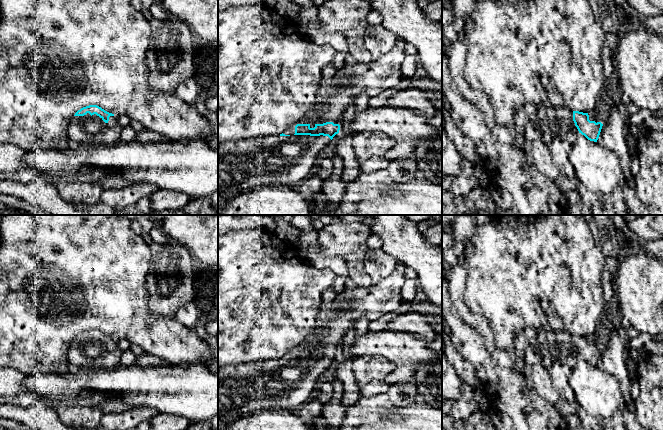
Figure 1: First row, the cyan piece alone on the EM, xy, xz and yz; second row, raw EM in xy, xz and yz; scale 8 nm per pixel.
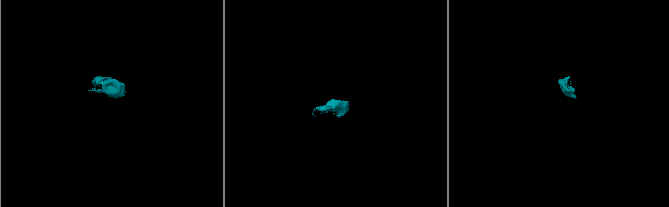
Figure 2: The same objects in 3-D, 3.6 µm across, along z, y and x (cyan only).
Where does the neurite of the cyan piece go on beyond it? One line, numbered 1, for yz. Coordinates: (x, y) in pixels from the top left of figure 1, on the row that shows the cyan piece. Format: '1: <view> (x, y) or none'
1: yz (546, 124)

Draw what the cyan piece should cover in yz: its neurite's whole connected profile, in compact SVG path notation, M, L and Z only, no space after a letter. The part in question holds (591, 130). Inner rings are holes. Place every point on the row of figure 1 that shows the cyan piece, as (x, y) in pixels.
M541 108L530 115L529 122L524 127L524 132L526 140L540 139L549 146L555 138L567 140L573 144L579 133L588 140L597 142L602 126L603 124L596 119L594 112L583 113L572 111L569 108Z

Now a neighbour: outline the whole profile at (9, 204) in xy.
M0 193L0 215L52 215L35 204L11 195Z

